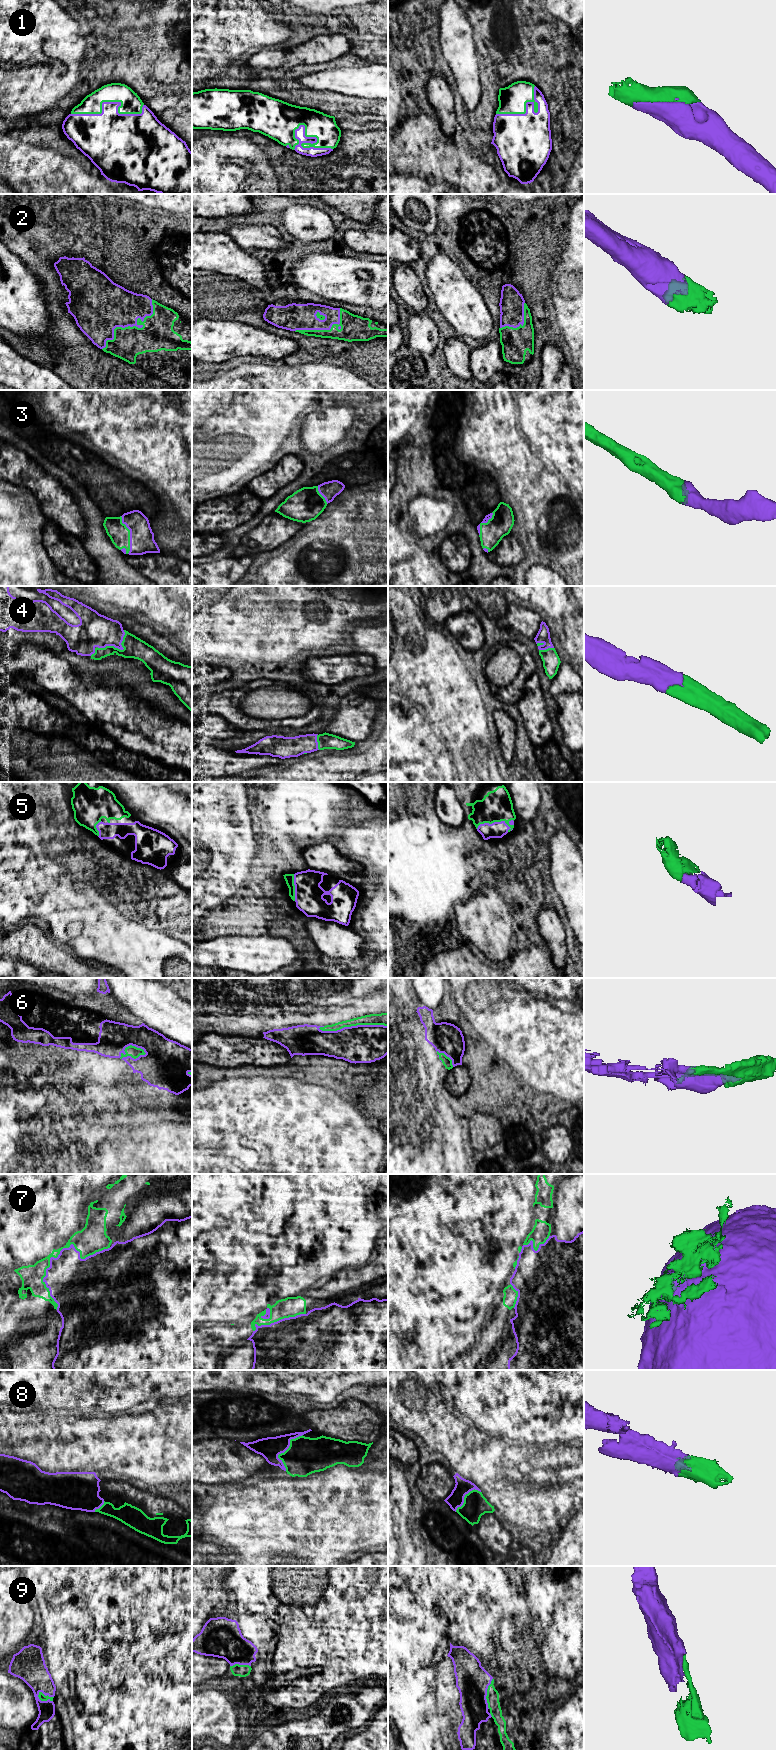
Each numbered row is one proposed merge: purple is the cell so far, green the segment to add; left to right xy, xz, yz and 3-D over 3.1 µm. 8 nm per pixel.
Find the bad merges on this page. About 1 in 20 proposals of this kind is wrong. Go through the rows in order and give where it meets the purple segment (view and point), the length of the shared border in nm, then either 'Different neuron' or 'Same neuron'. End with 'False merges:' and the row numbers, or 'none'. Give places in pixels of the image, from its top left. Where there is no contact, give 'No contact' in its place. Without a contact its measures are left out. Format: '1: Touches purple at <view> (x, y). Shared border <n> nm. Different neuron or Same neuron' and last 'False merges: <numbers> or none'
1: Touches purple at xz (310, 147). Shared border 340 nm. Same neuron
2: Touches purple at xy (130, 326). Shared border 550 nm. Same neuron
3: Touches purple at xy (130, 535). Shared border 320 nm. Same neuron
4: Touches purple at xy (119, 648). Shared border 260 nm. Same neuron
5: Touches purple at yz (494, 822). Shared border 320 nm. Same neuron
6: Touches purple at xz (352, 1026). Shared border 550 nm. Same neuron
7: Touches purple at xy (58, 1255). Shared border 650 nm. Different neuron
8: Touches purple at xz (285, 1450). Shared border 320 nm. Same neuron
9: Touches purple at xy (46, 1695). Shared border 140 nm. Same neuron
False merges: 7

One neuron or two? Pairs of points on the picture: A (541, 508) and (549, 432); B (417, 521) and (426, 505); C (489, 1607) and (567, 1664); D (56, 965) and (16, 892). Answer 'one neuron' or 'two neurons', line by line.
A: one neuron
B: one neuron
C: two neurons
D: two neurons

